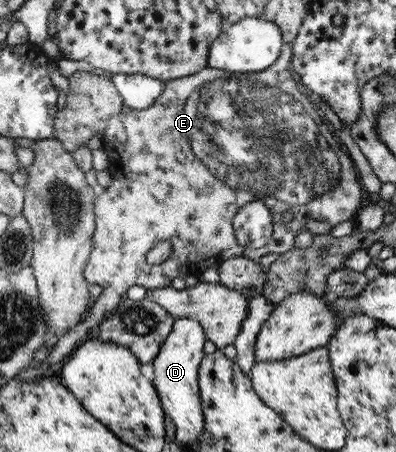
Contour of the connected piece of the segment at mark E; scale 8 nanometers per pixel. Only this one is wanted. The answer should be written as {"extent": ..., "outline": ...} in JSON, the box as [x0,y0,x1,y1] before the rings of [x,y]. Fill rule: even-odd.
{"extent":[40,43,363,372],"outline":[[[290,43],[283,45],[281,55],[277,58],[277,61],[273,65],[269,66],[263,73],[239,73],[239,72],[225,72],[219,69],[211,68],[209,66],[203,68],[201,71],[177,79],[169,79],[165,81],[165,89],[163,93],[159,95],[159,99],[147,107],[147,109],[131,109],[131,107],[123,106],[117,115],[111,116],[107,125],[105,126],[103,135],[102,148],[108,153],[109,172],[112,175],[112,183],[107,190],[103,190],[103,193],[95,198],[94,214],[96,219],[96,228],[92,240],[92,249],[90,257],[88,258],[87,266],[84,270],[84,277],[88,284],[99,285],[103,288],[100,296],[93,299],[91,304],[91,311],[87,313],[83,322],[75,327],[69,329],[69,333],[62,335],[57,343],[53,346],[53,350],[45,357],[40,365],[48,367],[49,372],[52,372],[53,366],[58,365],[62,359],[67,358],[69,353],[73,351],[73,347],[77,345],[79,341],[86,340],[91,336],[96,327],[103,323],[111,313],[122,303],[126,297],[127,289],[138,285],[145,289],[159,289],[165,288],[171,285],[171,282],[175,278],[187,278],[190,276],[201,277],[210,267],[219,266],[227,259],[235,258],[236,256],[244,256],[253,261],[259,261],[262,256],[267,254],[281,255],[294,248],[295,239],[297,239],[297,233],[301,231],[309,231],[309,233],[315,233],[316,235],[329,234],[330,231],[339,223],[343,221],[351,220],[359,205],[362,205],[363,191],[359,179],[355,174],[353,168],[354,162],[350,157],[350,154],[341,150],[341,139],[336,134],[333,123],[329,123],[329,119],[325,117],[325,113],[319,108],[318,101],[315,101],[310,95],[303,93],[299,90],[299,83],[293,78],[291,59],[293,59],[293,46]],[[261,199],[264,201],[267,209],[271,211],[271,217],[273,217],[273,235],[269,240],[269,243],[265,247],[260,249],[249,251],[242,247],[237,242],[235,232],[233,229],[233,220],[235,214],[247,203]],[[285,211],[291,211],[293,218],[289,223],[283,222],[283,213]],[[161,240],[171,241],[171,256],[167,261],[162,262],[161,265],[149,265],[146,261],[147,253],[151,251],[151,248]]]}

